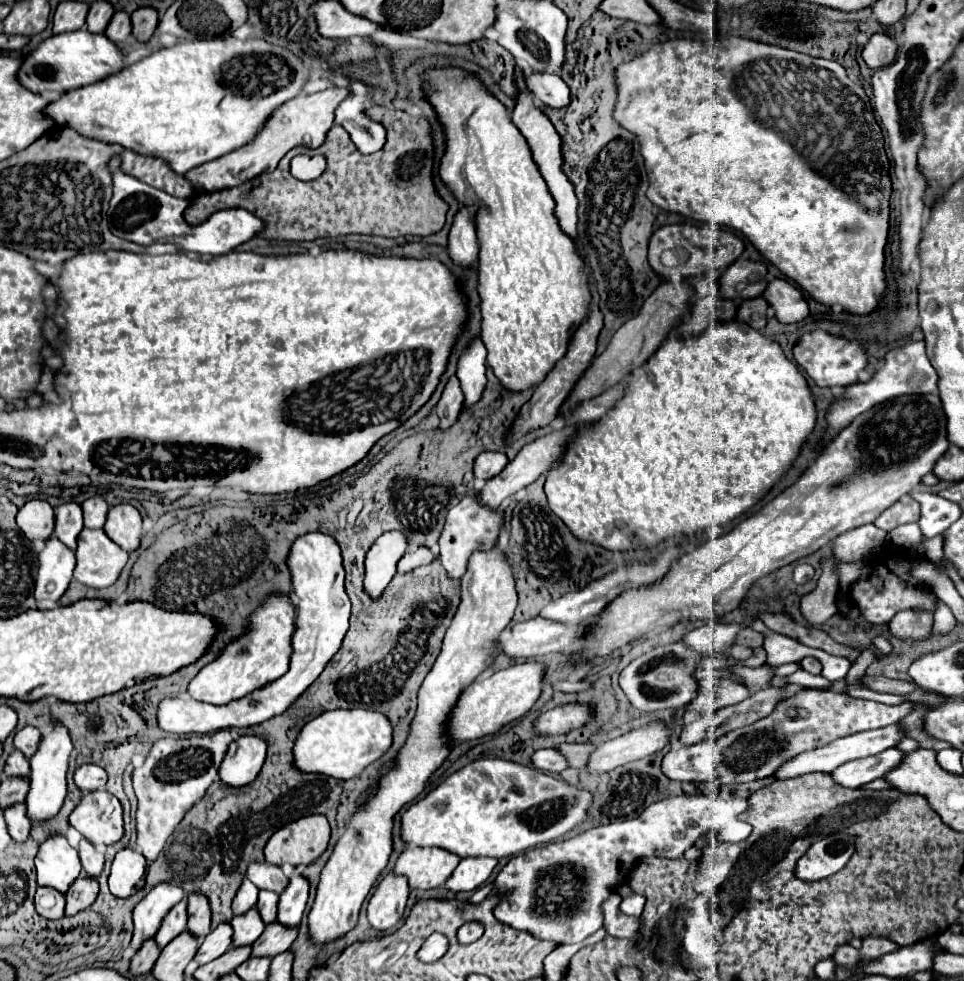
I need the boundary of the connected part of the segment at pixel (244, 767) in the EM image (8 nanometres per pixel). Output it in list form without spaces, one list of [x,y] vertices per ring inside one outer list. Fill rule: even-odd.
[[[239,736],[229,744],[225,760],[221,764],[219,778],[229,786],[245,786],[259,774],[263,760],[267,758],[267,742],[259,736]]]

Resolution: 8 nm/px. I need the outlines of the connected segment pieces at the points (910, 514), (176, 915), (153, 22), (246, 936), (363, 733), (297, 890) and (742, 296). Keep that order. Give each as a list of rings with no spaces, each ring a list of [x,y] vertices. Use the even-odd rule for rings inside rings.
[[[901,496],[887,512],[883,512],[873,524],[885,532],[891,532],[893,528],[909,522],[919,520],[919,504],[911,496]]]
[[[181,900],[179,904],[175,904],[175,908],[171,908],[171,912],[167,912],[167,918],[163,918],[163,924],[155,936],[159,948],[167,946],[185,928],[187,928],[187,902]]]
[[[143,6],[143,8],[137,8],[133,14],[131,14],[131,24],[133,24],[133,36],[139,40],[139,42],[147,42],[157,26],[157,10],[151,8],[151,6]]]
[[[253,908],[251,912],[245,912],[243,916],[235,916],[231,920],[231,926],[235,930],[233,936],[233,946],[245,946],[245,944],[253,944],[265,930],[263,920],[259,916],[259,910]]]
[[[331,710],[313,718],[303,726],[295,740],[295,766],[303,772],[319,772],[325,776],[349,780],[359,776],[369,764],[379,760],[393,744],[393,726],[387,716],[375,710]]]
[[[293,874],[279,898],[277,920],[285,926],[299,926],[309,900],[309,880],[303,874]]]
[[[735,260],[719,280],[719,294],[725,300],[747,300],[763,294],[767,286],[767,266],[751,260]]]

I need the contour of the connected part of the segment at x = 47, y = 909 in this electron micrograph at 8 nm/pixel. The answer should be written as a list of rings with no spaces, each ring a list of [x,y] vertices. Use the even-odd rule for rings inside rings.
[[[37,888],[35,908],[45,918],[63,918],[65,916],[65,896],[53,888]]]

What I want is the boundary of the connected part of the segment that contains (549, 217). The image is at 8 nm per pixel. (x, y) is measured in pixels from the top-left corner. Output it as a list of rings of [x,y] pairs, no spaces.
[[[443,68],[443,70],[431,70],[427,72],[429,78],[429,102],[433,104],[435,112],[439,114],[441,124],[445,126],[445,138],[447,138],[447,150],[445,156],[441,160],[441,178],[443,182],[453,190],[455,198],[459,200],[459,204],[477,204],[479,206],[479,214],[475,218],[475,226],[477,226],[477,236],[479,236],[479,296],[481,296],[481,314],[483,314],[483,332],[481,332],[481,340],[487,348],[487,362],[493,368],[495,376],[499,378],[499,382],[503,384],[503,388],[507,388],[509,392],[525,392],[529,388],[533,388],[535,384],[539,384],[539,380],[543,380],[543,376],[547,376],[547,372],[551,372],[551,368],[555,368],[555,364],[567,354],[567,344],[571,342],[571,332],[575,332],[575,328],[579,328],[579,324],[583,324],[583,320],[587,320],[589,316],[589,300],[591,300],[591,290],[589,290],[589,276],[585,270],[585,264],[575,248],[575,242],[571,240],[571,236],[567,236],[561,226],[559,220],[555,216],[555,200],[551,198],[551,192],[547,188],[547,182],[543,180],[539,166],[535,164],[533,156],[531,156],[531,148],[525,140],[525,136],[521,132],[517,132],[515,124],[509,118],[509,112],[503,108],[503,104],[493,98],[477,78],[473,78],[471,74],[463,72],[463,70],[453,70],[453,68]]]

